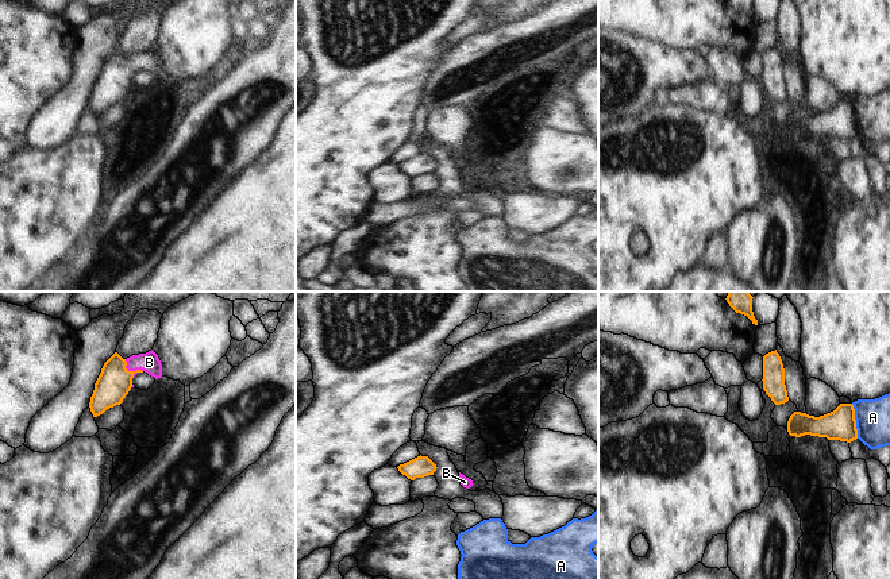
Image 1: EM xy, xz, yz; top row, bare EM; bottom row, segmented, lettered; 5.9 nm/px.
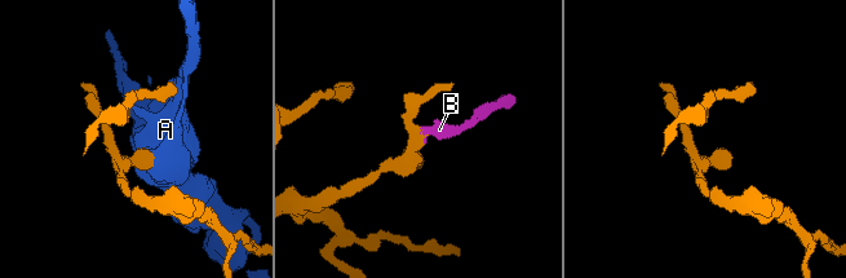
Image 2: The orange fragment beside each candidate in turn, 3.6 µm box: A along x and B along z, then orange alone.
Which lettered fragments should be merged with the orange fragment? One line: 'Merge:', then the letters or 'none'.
Merge: B

